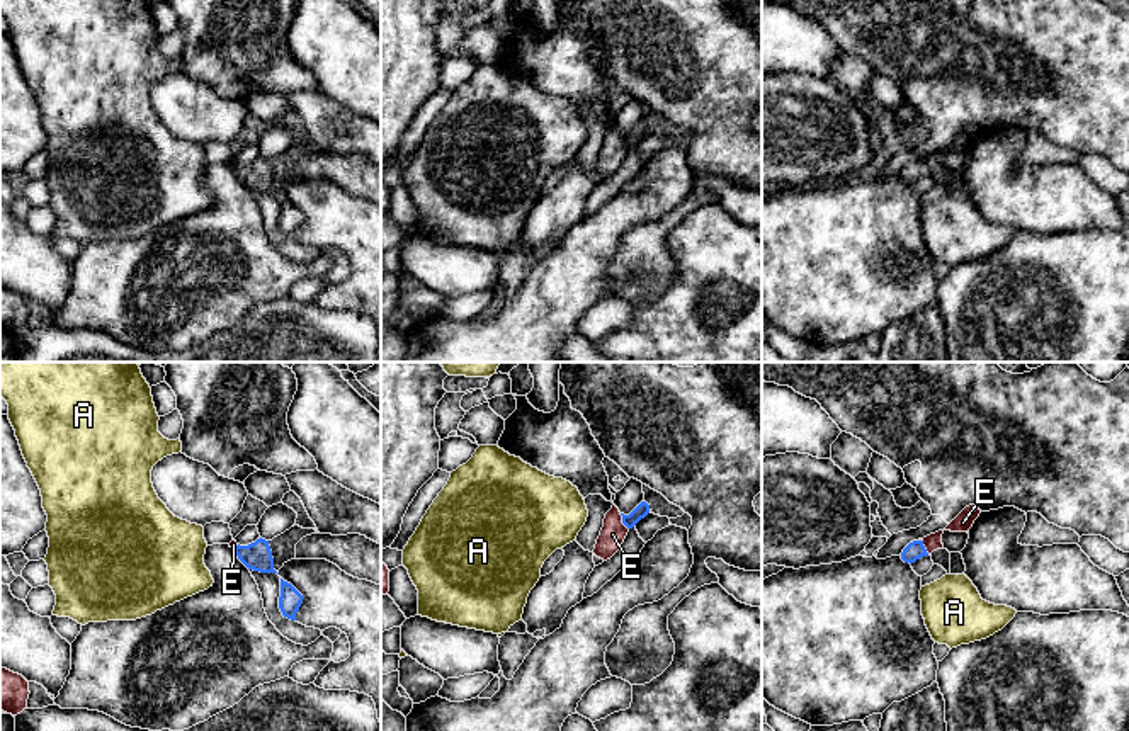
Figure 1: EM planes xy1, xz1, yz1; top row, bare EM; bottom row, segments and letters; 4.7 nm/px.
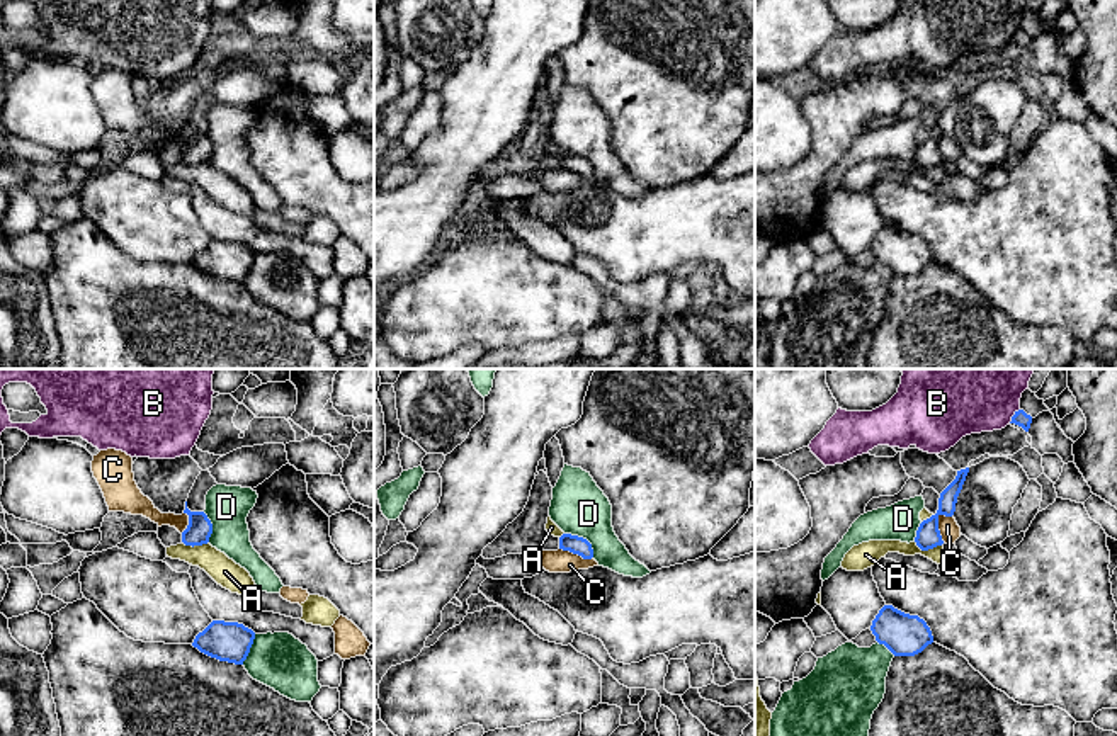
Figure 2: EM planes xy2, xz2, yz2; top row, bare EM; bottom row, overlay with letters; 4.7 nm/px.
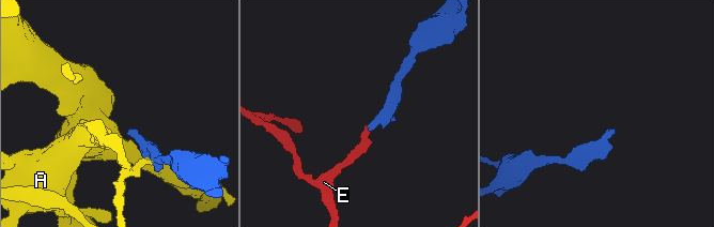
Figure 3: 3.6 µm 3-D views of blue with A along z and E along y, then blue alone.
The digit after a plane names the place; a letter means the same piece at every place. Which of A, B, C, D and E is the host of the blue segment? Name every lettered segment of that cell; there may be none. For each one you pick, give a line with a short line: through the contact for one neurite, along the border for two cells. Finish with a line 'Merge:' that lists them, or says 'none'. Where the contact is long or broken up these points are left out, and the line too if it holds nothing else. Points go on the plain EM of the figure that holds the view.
E: yz1 (915, 169), (924, 165), (944, 148), (963, 141)
Merge: E

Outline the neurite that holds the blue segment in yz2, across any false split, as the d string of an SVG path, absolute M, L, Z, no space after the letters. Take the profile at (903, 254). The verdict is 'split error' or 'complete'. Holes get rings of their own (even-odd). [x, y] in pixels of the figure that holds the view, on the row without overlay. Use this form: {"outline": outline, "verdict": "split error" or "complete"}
{"outline": "M884 224L870 245L879 263L894 275L915 275L933 262L930 246L918 235L904 233L893 224Z", "verdict": "complete"}

